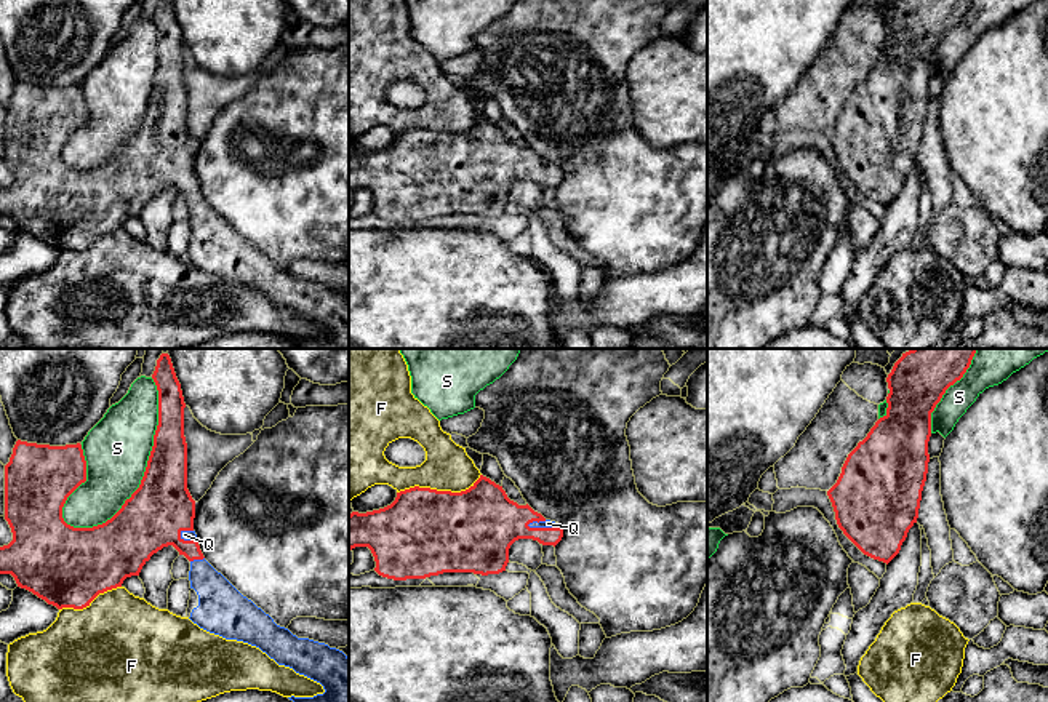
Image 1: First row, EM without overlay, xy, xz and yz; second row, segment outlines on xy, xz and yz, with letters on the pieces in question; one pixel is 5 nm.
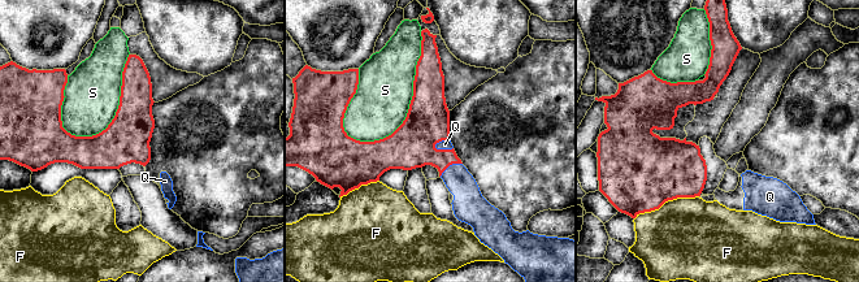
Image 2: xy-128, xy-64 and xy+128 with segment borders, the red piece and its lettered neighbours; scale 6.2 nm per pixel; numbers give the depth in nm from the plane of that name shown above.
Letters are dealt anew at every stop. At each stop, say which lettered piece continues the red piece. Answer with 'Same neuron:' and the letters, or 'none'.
Same neuron: Q

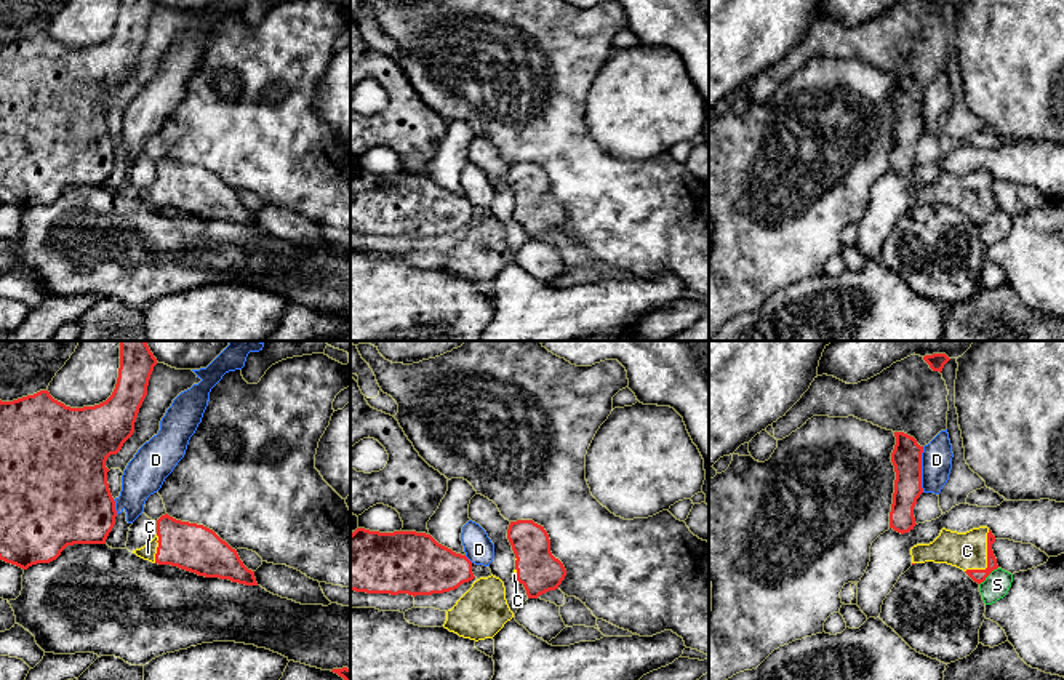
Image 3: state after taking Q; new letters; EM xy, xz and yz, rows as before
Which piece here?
Same neuron: C

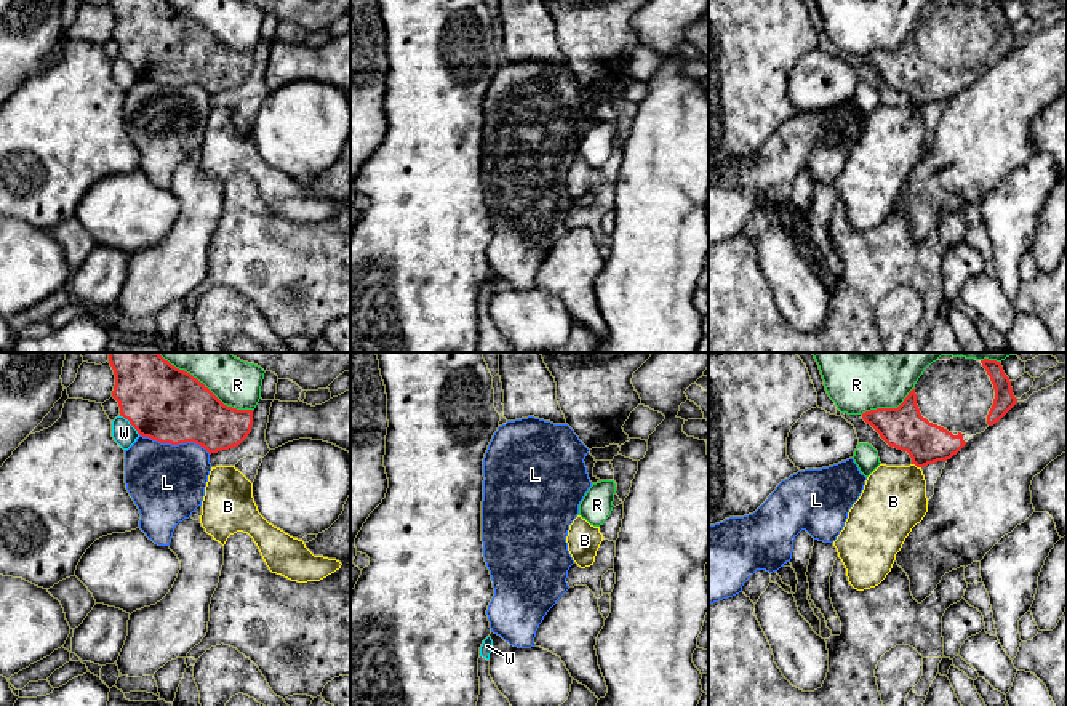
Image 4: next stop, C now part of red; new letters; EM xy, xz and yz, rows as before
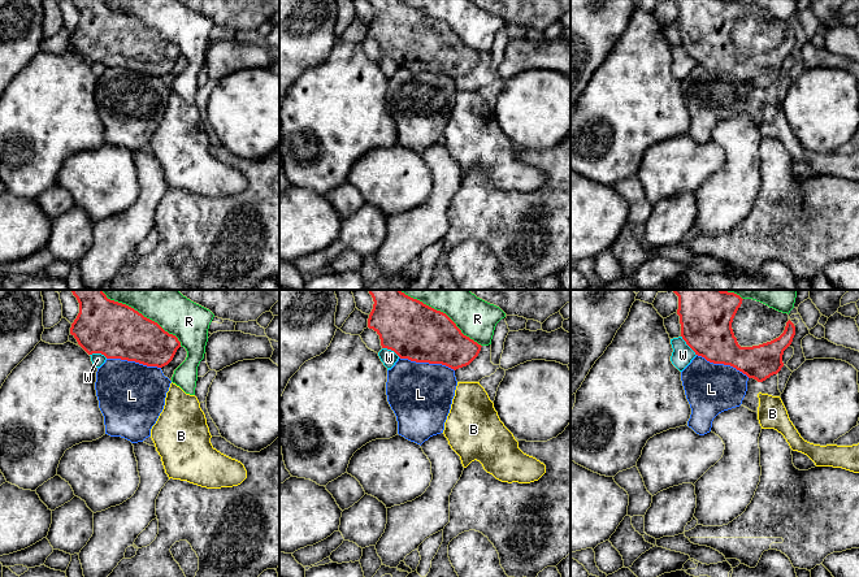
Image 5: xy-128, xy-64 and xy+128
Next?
Same neuron: none

